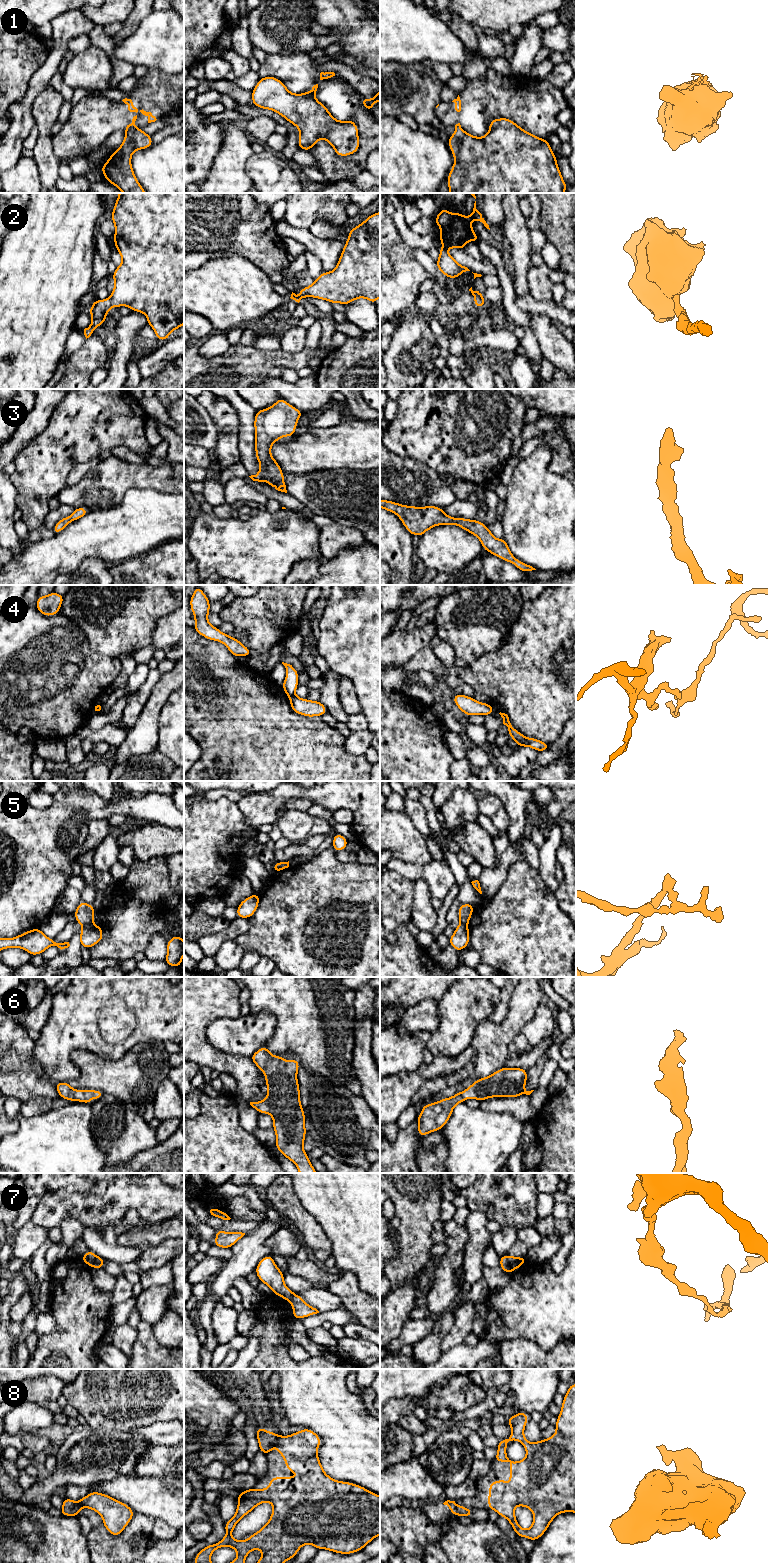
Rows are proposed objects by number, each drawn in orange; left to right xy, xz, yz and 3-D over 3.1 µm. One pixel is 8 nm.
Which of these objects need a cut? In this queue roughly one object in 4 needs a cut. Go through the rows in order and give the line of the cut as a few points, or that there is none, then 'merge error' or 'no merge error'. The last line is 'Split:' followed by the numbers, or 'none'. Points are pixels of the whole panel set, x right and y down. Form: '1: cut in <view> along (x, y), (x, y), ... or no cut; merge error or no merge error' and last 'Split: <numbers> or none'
1: cut in xy along (134, 126), (125, 129); merge error
2: no cut; no merge error
3: no cut; no merge error
4: cut in xz along (294, 694), (289, 697); merge error
5: cut in xy along (92, 921), (83, 925); merge error
6: no cut; no merge error
7: cut in xy along (97, 1256), (91, 1266); merge error
8: cut in xz along (277, 1435), (274, 1444); merge error
Split: 1, 4, 5, 7, 8

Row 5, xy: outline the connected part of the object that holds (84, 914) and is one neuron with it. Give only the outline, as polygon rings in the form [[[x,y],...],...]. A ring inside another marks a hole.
[[[81,900],[79,903],[74,916],[77,923],[82,925],[89,924],[93,922],[95,909],[92,904],[86,904]]]

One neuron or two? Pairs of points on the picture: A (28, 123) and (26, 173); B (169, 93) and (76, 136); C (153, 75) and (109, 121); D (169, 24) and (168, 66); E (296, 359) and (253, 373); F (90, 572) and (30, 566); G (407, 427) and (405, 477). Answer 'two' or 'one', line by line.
A: two
B: one
C: one
D: one
E: one
F: two
G: two

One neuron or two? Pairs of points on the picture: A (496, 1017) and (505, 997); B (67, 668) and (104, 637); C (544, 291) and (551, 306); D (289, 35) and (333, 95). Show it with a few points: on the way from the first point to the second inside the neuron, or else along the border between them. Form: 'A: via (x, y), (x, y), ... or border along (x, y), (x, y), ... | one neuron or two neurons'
A: via (500, 1012), (504, 1002) | one neuron
B: border along (79, 627), (93, 651), (112, 657) | two neurons
C: border along (529, 294), (536, 299), (552, 299) | two neurons
D: border along (305, 53), (279, 55) | two neurons

